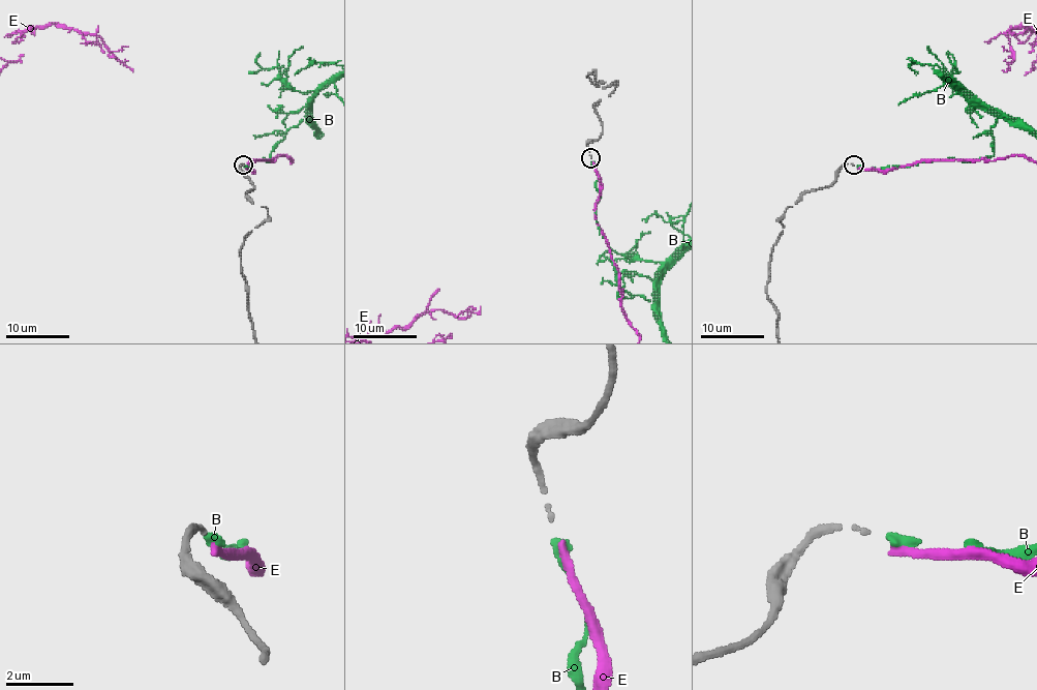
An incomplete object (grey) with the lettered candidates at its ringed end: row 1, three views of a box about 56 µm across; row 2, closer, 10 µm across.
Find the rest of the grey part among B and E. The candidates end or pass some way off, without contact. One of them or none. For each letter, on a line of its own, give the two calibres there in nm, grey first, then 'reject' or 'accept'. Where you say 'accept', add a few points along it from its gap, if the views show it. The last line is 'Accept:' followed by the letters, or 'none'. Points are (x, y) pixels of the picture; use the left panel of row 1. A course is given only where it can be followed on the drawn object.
B: 100/320 nm | accept
E: 100/240 nm | reject
Accept: B

